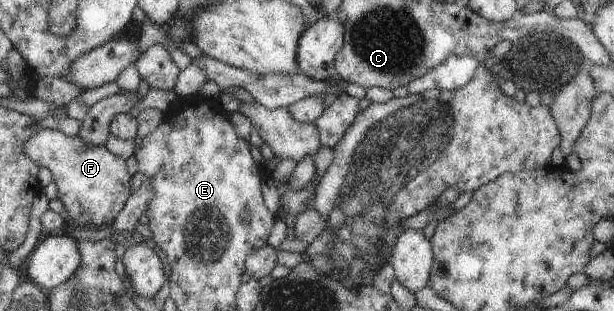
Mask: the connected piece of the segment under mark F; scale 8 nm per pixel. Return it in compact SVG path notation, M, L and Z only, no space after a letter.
M40 129L40 133L26 141L24 153L50 169L52 181L58 187L57 199L64 207L60 215L77 229L113 223L131 196L132 175L128 173L127 160L113 155L105 146L88 145L79 135L68 137L62 131Z

